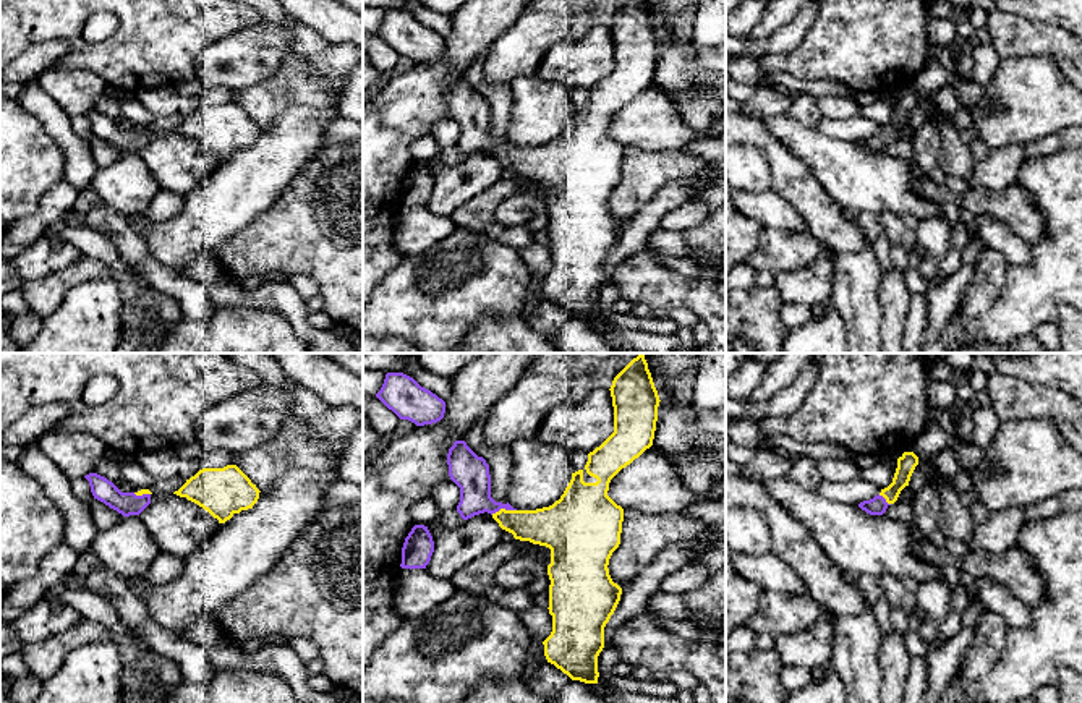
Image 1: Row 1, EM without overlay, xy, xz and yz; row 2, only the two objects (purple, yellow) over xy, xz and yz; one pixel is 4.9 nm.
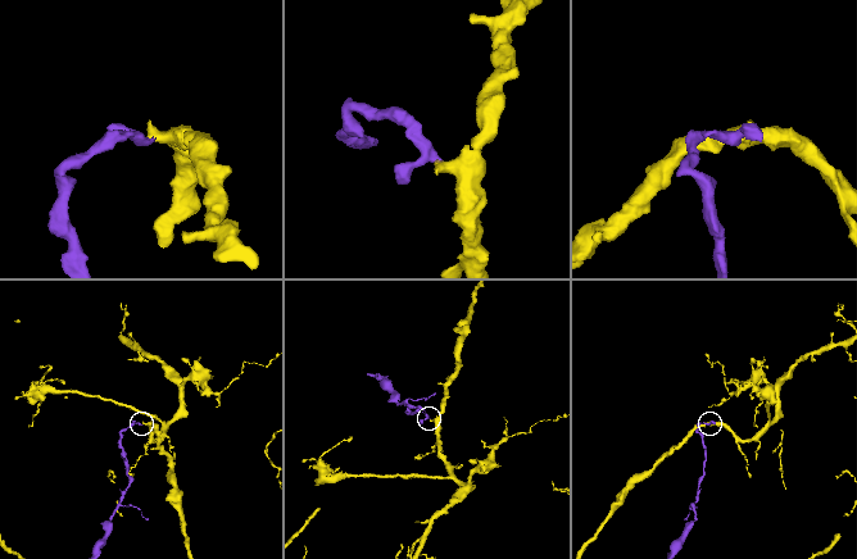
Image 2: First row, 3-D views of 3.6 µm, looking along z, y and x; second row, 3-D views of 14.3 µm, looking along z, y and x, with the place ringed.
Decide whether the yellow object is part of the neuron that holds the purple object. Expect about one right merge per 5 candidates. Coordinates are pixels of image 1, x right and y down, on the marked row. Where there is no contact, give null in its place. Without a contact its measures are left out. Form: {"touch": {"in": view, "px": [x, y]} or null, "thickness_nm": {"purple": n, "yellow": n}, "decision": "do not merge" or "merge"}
{"touch": {"in": "xz", "px": [502, 507]}, "thickness_nm": {"purple": 180, "yellow": 190}, "decision": "merge"}

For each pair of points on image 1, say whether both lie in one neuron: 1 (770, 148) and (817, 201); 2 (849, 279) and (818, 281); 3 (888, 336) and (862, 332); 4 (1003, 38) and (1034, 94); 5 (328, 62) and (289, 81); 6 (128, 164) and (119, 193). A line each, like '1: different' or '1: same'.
1: same
2: different
3: different
4: different
5: different
6: same

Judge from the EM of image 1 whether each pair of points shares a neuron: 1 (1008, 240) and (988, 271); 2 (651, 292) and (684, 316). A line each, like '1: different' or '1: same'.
1: different
2: different

